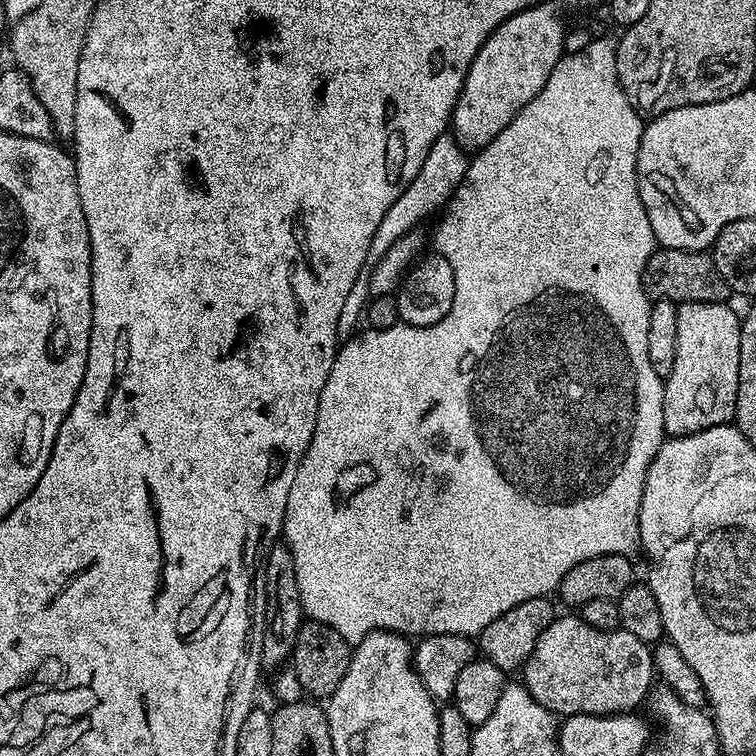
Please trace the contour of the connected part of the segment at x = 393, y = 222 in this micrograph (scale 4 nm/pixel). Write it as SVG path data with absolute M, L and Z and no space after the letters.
M450 134L436 139L434 146L430 146L430 154L426 154L426 162L422 162L422 170L418 170L418 174L414 174L414 182L410 182L410 186L406 186L406 190L402 190L398 202L394 202L394 206L390 206L390 210L386 210L386 215L382 217L382 223L379 224L378 230L374 230L374 238L368 247L369 261L375 262L383 258L386 250L390 250L390 246L394 246L394 242L398 242L398 238L402 238L407 232L419 229L420 223L427 216L436 211L439 213L447 205L466 174L469 159L469 153L465 152L459 142Z

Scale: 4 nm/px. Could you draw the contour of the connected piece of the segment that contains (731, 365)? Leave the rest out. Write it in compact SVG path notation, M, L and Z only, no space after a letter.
M686 302L676 309L678 314L678 354L674 354L674 370L664 380L662 422L669 437L689 436L712 426L732 424L738 402L738 346L741 317L725 302Z

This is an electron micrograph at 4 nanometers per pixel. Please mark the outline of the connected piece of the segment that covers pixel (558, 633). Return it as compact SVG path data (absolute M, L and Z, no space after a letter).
M576 614L557 615L552 624L542 630L542 638L538 638L538 646L534 646L534 654L530 654L524 664L522 675L522 683L534 698L534 702L560 718L628 714L647 701L654 687L653 660L649 645L623 630L598 630Z

